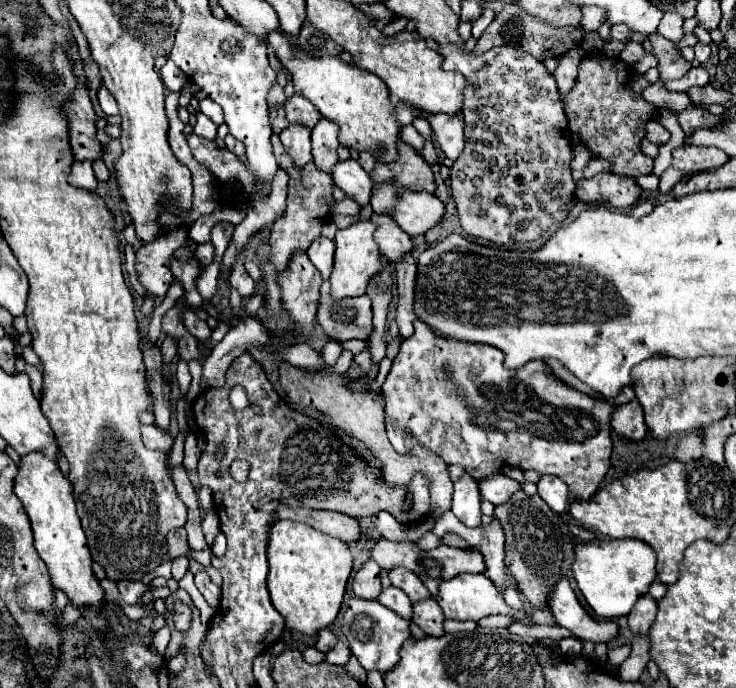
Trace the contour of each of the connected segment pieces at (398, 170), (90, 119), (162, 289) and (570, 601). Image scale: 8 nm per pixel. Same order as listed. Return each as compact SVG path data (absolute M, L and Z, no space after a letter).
M406 143L398 145L398 159L390 165L378 163L370 173L370 179L374 185L394 181L404 191L436 191L432 167Z
M78 83L72 101L64 105L64 113L70 121L70 145L74 159L78 161L98 161L102 159L106 147L96 141L96 113L88 97L84 83Z
M178 227L158 237L156 241L142 245L136 251L138 281L148 293L160 295L160 297L166 295L174 279L170 271L170 257L178 247L184 245L184 241L188 241L188 233L182 227Z
M560 579L550 595L550 611L556 625L566 627L574 637L592 643L610 643L618 635L616 621L596 621L578 603L568 579Z

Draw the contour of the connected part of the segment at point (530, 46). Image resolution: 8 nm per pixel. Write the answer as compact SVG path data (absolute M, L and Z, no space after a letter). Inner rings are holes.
M508 3L504 5L504 9L494 17L494 21L486 27L486 31L482 33L482 37L476 41L474 53L484 53L496 45L512 45L518 47L530 55L534 55L536 59L544 61L550 57L560 57L564 55L568 49L578 47L584 39L584 33L580 29L574 27L554 27L550 23L542 23L540 19L532 19L532 15L528 15L524 9L520 9L516 3Z

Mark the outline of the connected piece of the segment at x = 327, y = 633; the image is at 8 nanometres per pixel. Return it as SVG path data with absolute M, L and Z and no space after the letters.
M322 629L320 633L318 633L318 641L316 641L316 649L318 651L322 651L322 653L328 653L330 649L334 649L334 645L336 645L336 635L330 631L330 629Z

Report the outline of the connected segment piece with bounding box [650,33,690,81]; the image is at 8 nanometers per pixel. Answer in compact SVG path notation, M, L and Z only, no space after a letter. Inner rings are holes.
M656 33L652 35L650 43L652 43L652 55L658 59L658 71L662 81L680 79L682 75L686 75L686 71L690 71L690 63L684 61L682 53L676 49L672 41Z

